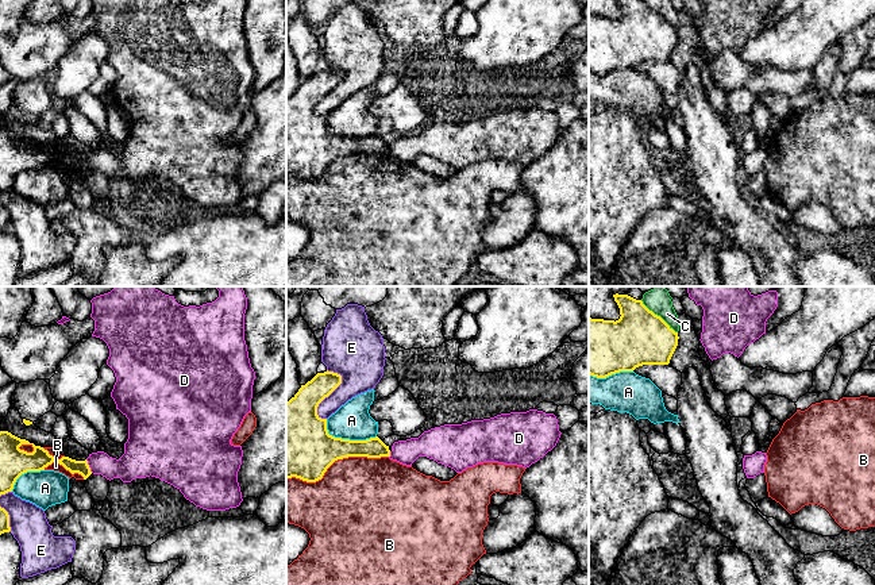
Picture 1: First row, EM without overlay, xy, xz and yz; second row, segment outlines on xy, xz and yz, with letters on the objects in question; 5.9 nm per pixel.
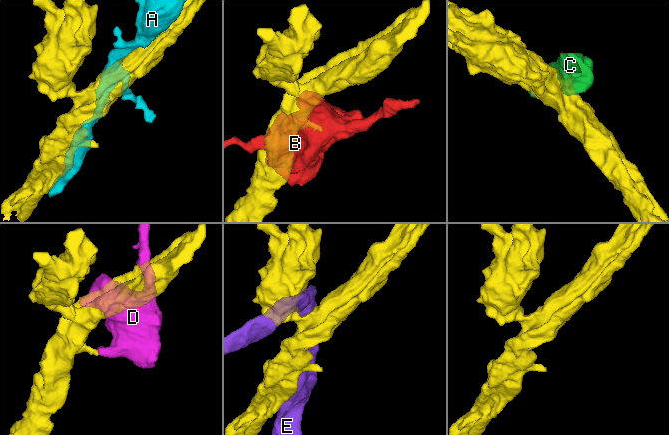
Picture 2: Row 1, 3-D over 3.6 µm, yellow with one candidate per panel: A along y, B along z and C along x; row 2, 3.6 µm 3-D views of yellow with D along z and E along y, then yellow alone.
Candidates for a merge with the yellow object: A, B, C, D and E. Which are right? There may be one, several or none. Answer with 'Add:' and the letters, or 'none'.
Add: none

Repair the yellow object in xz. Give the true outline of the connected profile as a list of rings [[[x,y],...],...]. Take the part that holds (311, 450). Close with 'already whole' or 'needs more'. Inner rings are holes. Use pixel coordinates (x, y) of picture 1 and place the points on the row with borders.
[[[317,373],[286,403],[286,478],[316,482],[338,459],[390,457],[389,446],[378,436],[350,440],[328,434],[327,419],[317,415],[317,407],[340,384],[338,373]]]; already whole

